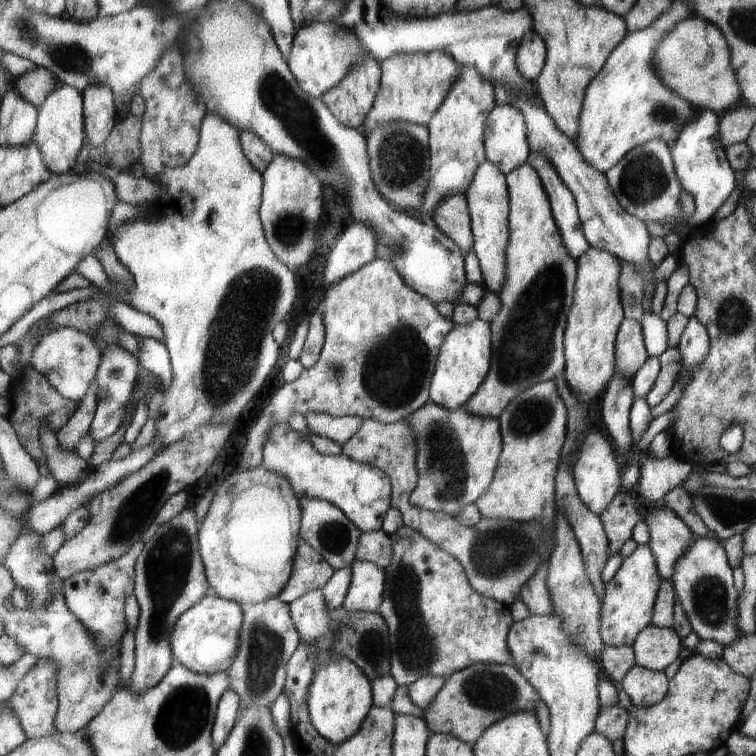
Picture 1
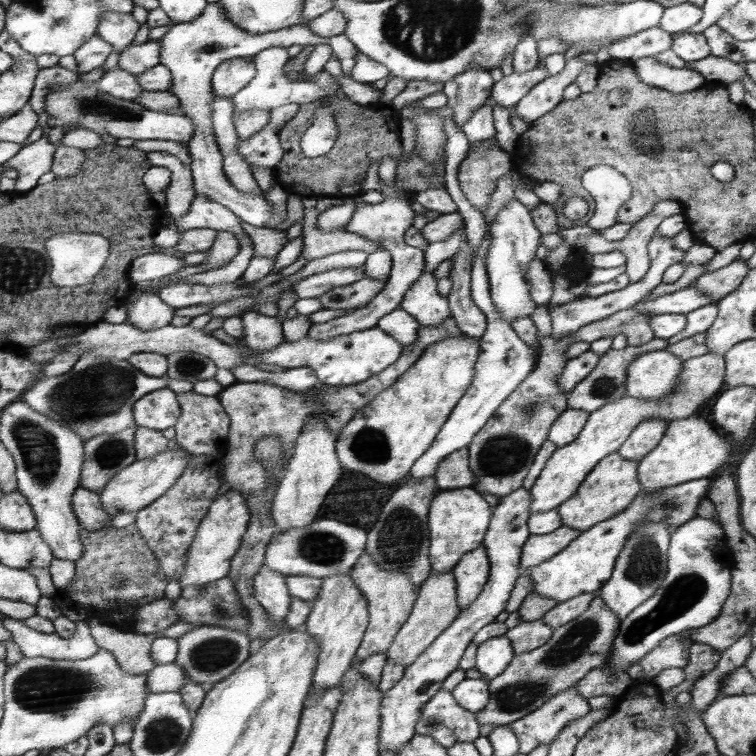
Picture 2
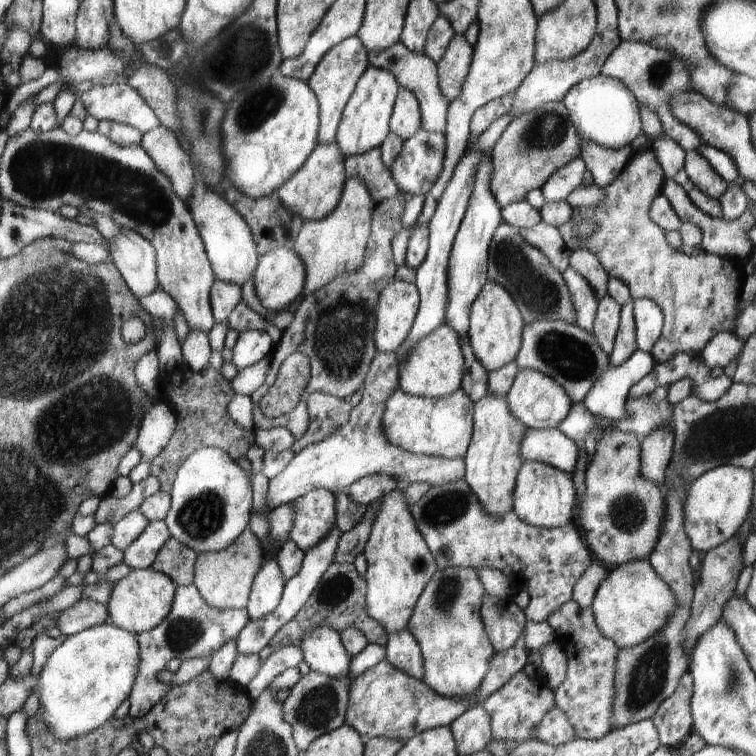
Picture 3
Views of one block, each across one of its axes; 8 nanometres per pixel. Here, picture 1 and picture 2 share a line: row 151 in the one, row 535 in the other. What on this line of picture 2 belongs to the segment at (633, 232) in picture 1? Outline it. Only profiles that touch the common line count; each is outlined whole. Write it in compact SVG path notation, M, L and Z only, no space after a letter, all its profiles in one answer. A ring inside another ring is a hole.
M564 525L550 534L532 535L524 547L521 562L523 571L526 573L531 568L552 560L553 555L564 550L564 547L577 536L579 536L578 531Z

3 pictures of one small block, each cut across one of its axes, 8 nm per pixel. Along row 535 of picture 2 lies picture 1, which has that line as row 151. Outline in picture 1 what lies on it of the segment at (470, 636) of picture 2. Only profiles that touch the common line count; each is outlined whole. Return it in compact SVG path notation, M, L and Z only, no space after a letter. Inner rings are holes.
M497 104L488 119L484 144L488 160L505 175L524 166L532 151L528 123L522 111L512 105Z

